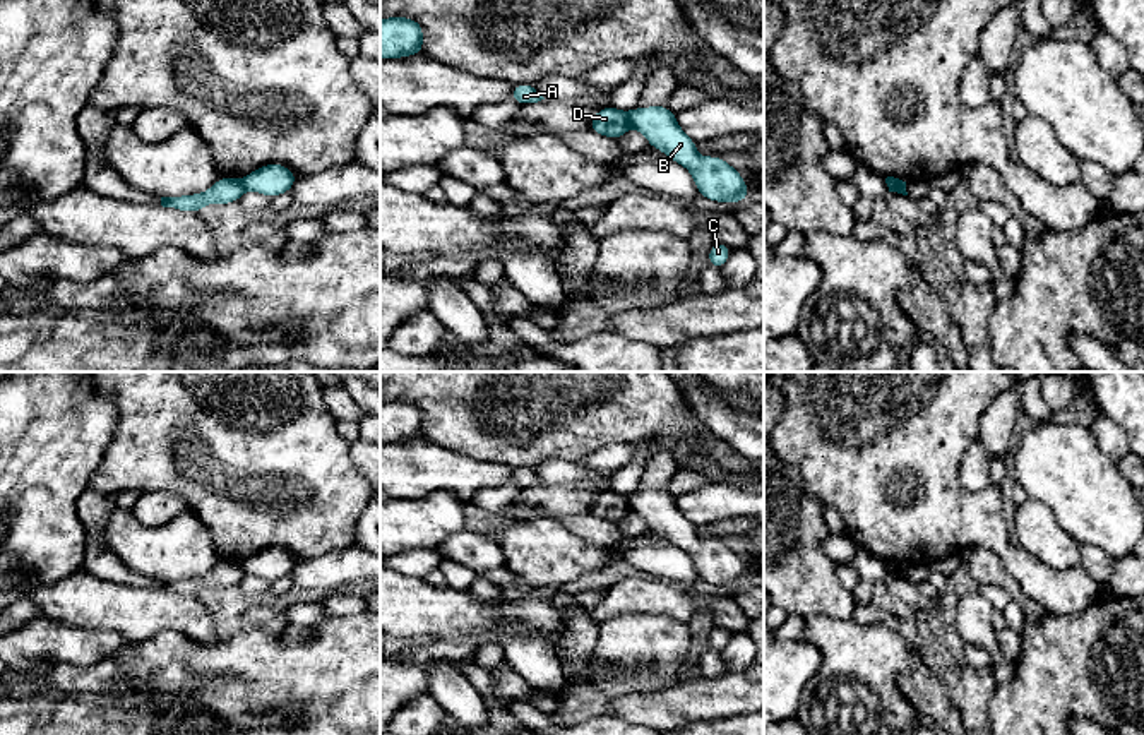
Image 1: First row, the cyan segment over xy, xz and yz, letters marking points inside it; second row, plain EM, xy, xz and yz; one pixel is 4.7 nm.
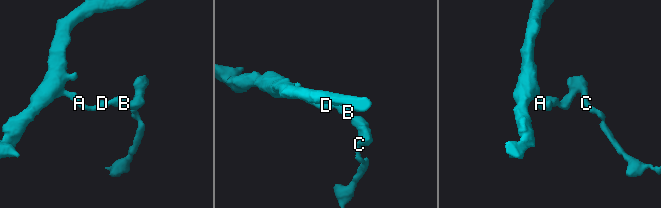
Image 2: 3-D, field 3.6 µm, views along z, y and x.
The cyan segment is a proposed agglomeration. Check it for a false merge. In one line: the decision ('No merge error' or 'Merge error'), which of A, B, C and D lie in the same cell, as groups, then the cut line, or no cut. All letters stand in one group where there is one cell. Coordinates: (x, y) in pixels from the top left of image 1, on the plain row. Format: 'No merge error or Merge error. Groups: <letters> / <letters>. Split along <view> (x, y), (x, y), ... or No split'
Merge error. Groups: A D / B C. Split along xz (625, 497), (631, 509)

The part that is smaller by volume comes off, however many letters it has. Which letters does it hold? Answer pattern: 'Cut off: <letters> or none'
Cut off: B, C

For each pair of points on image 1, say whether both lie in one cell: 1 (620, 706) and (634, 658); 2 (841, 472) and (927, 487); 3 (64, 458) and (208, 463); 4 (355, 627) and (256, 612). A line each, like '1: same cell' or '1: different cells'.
1: different cells
2: same cell
3: different cells
4: different cells

